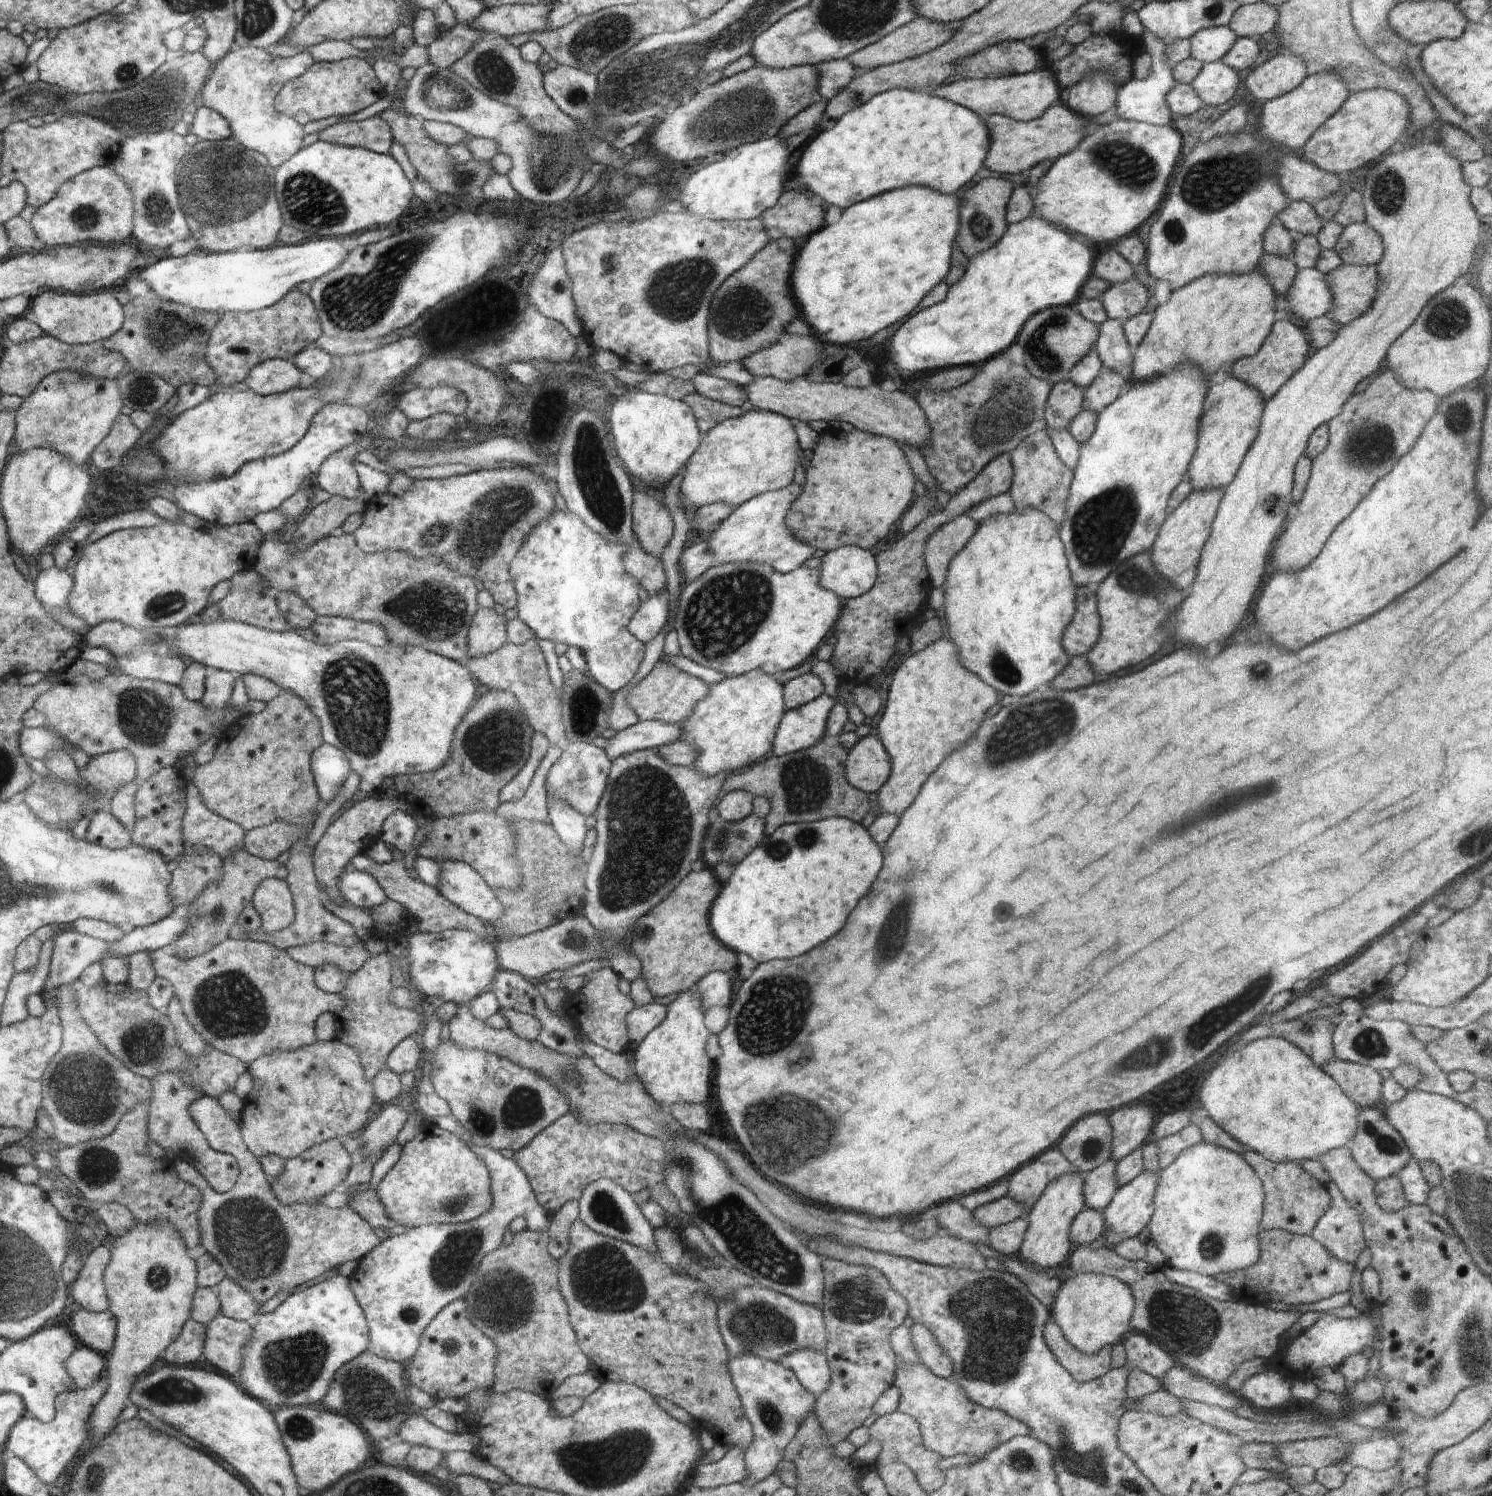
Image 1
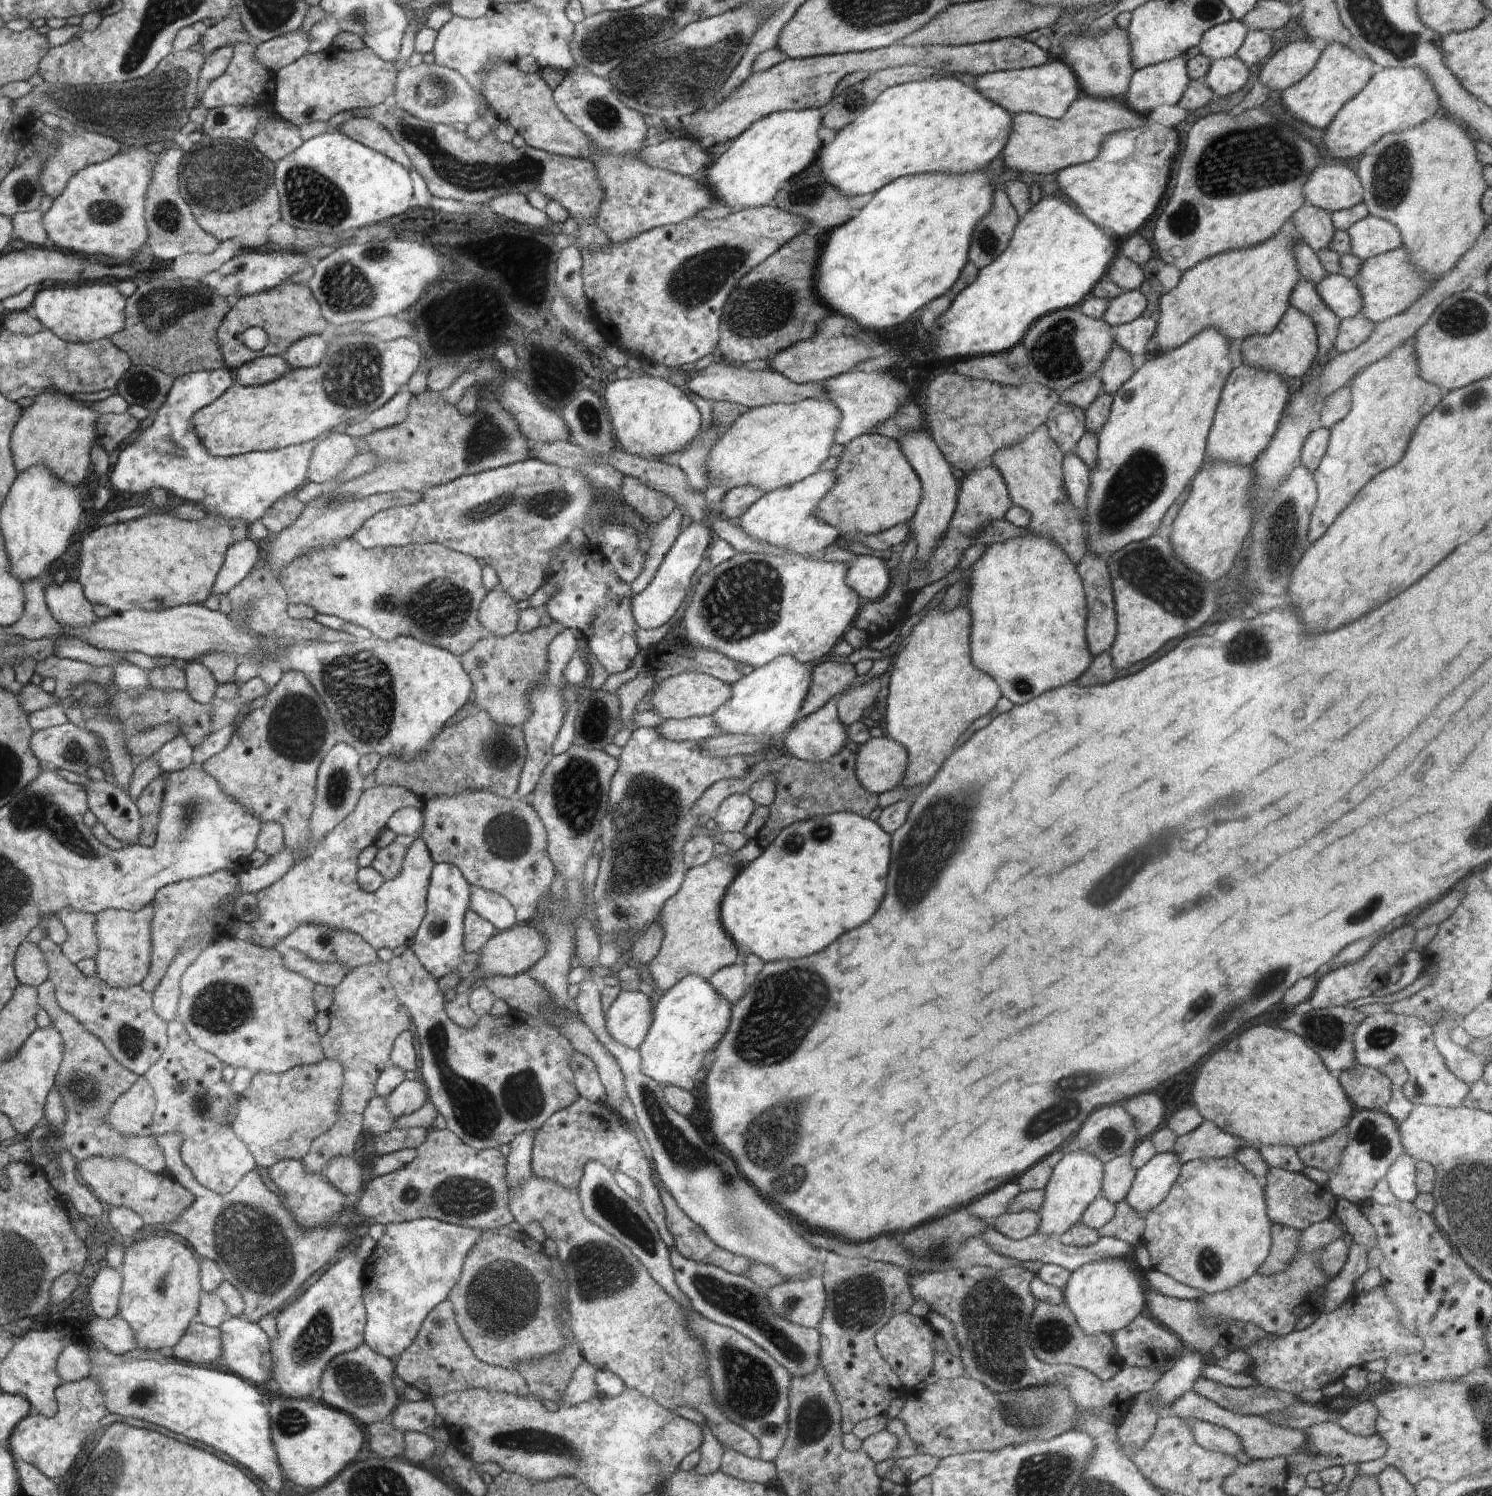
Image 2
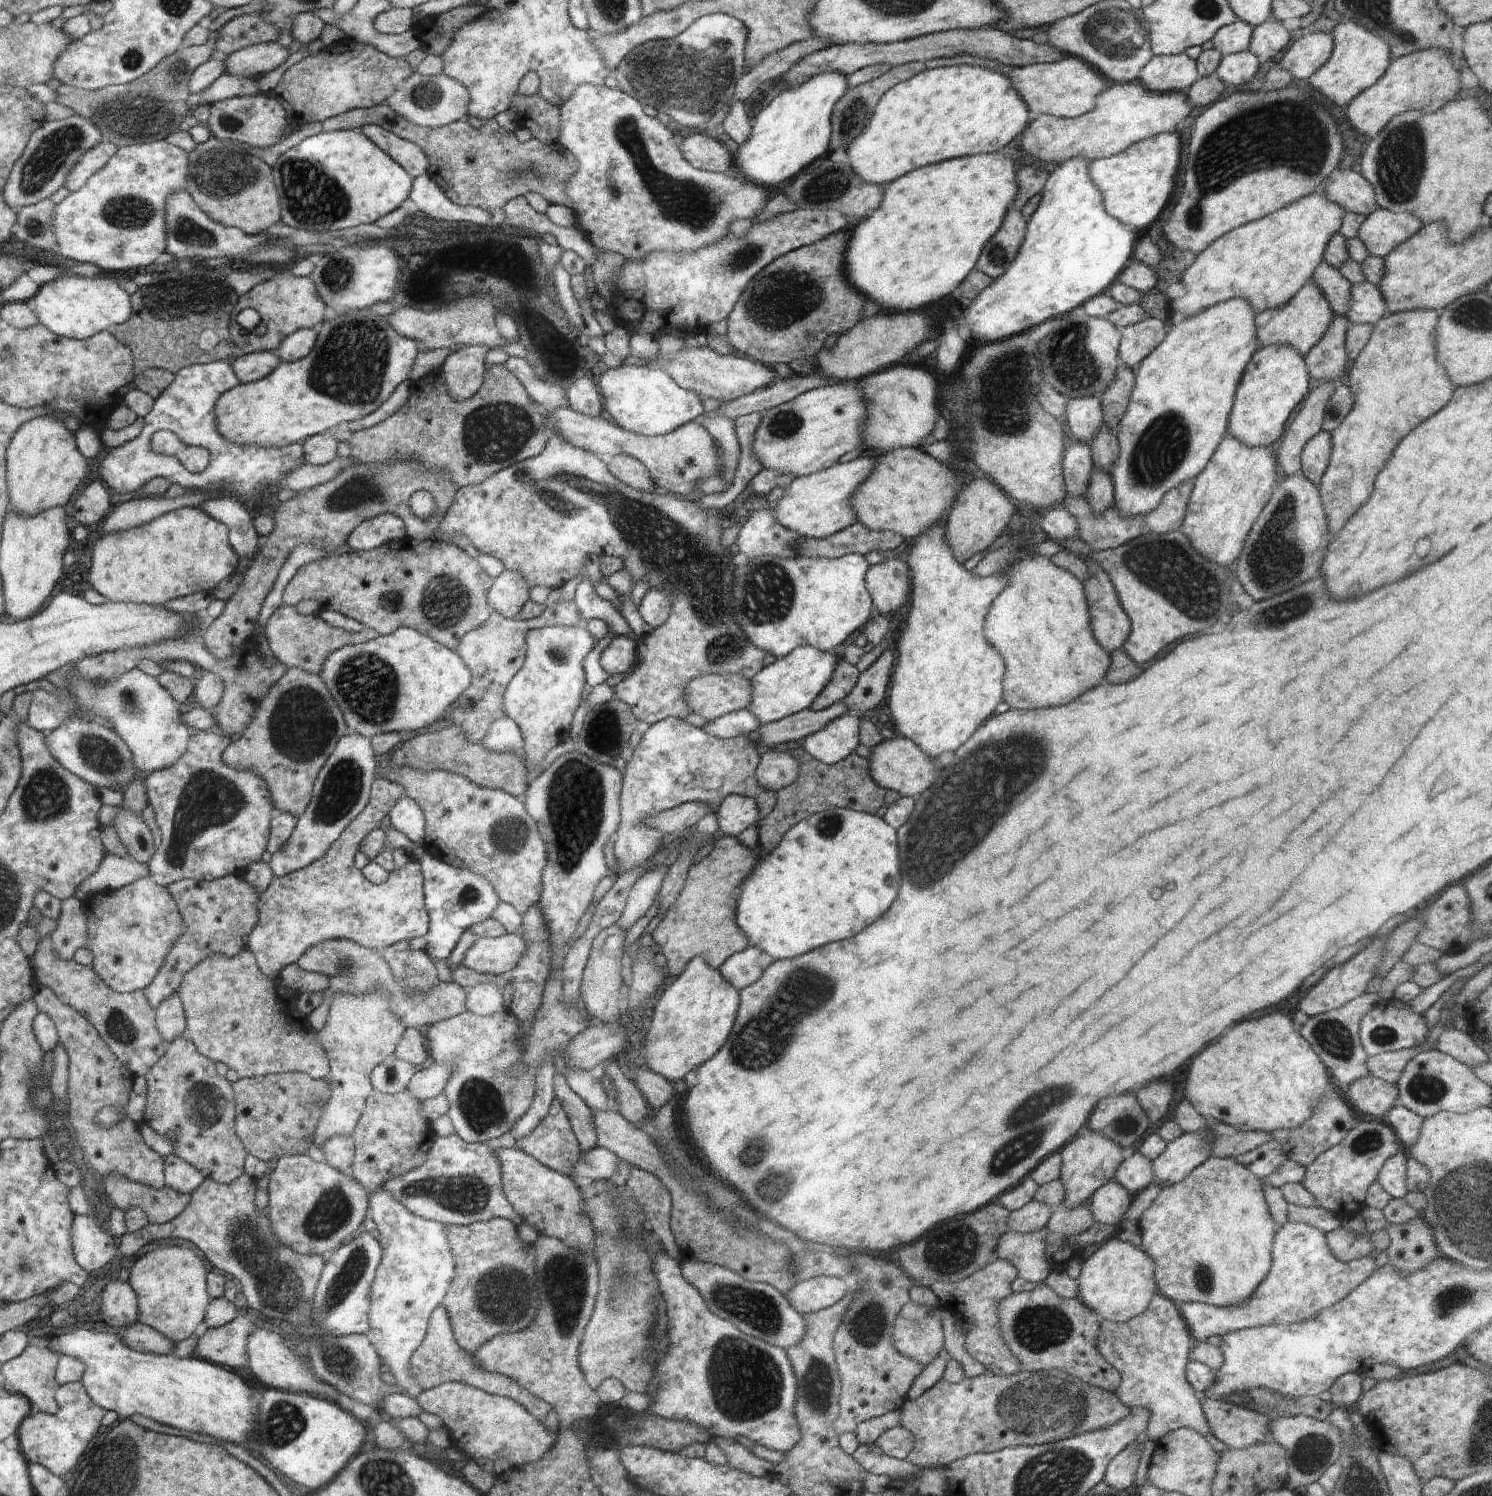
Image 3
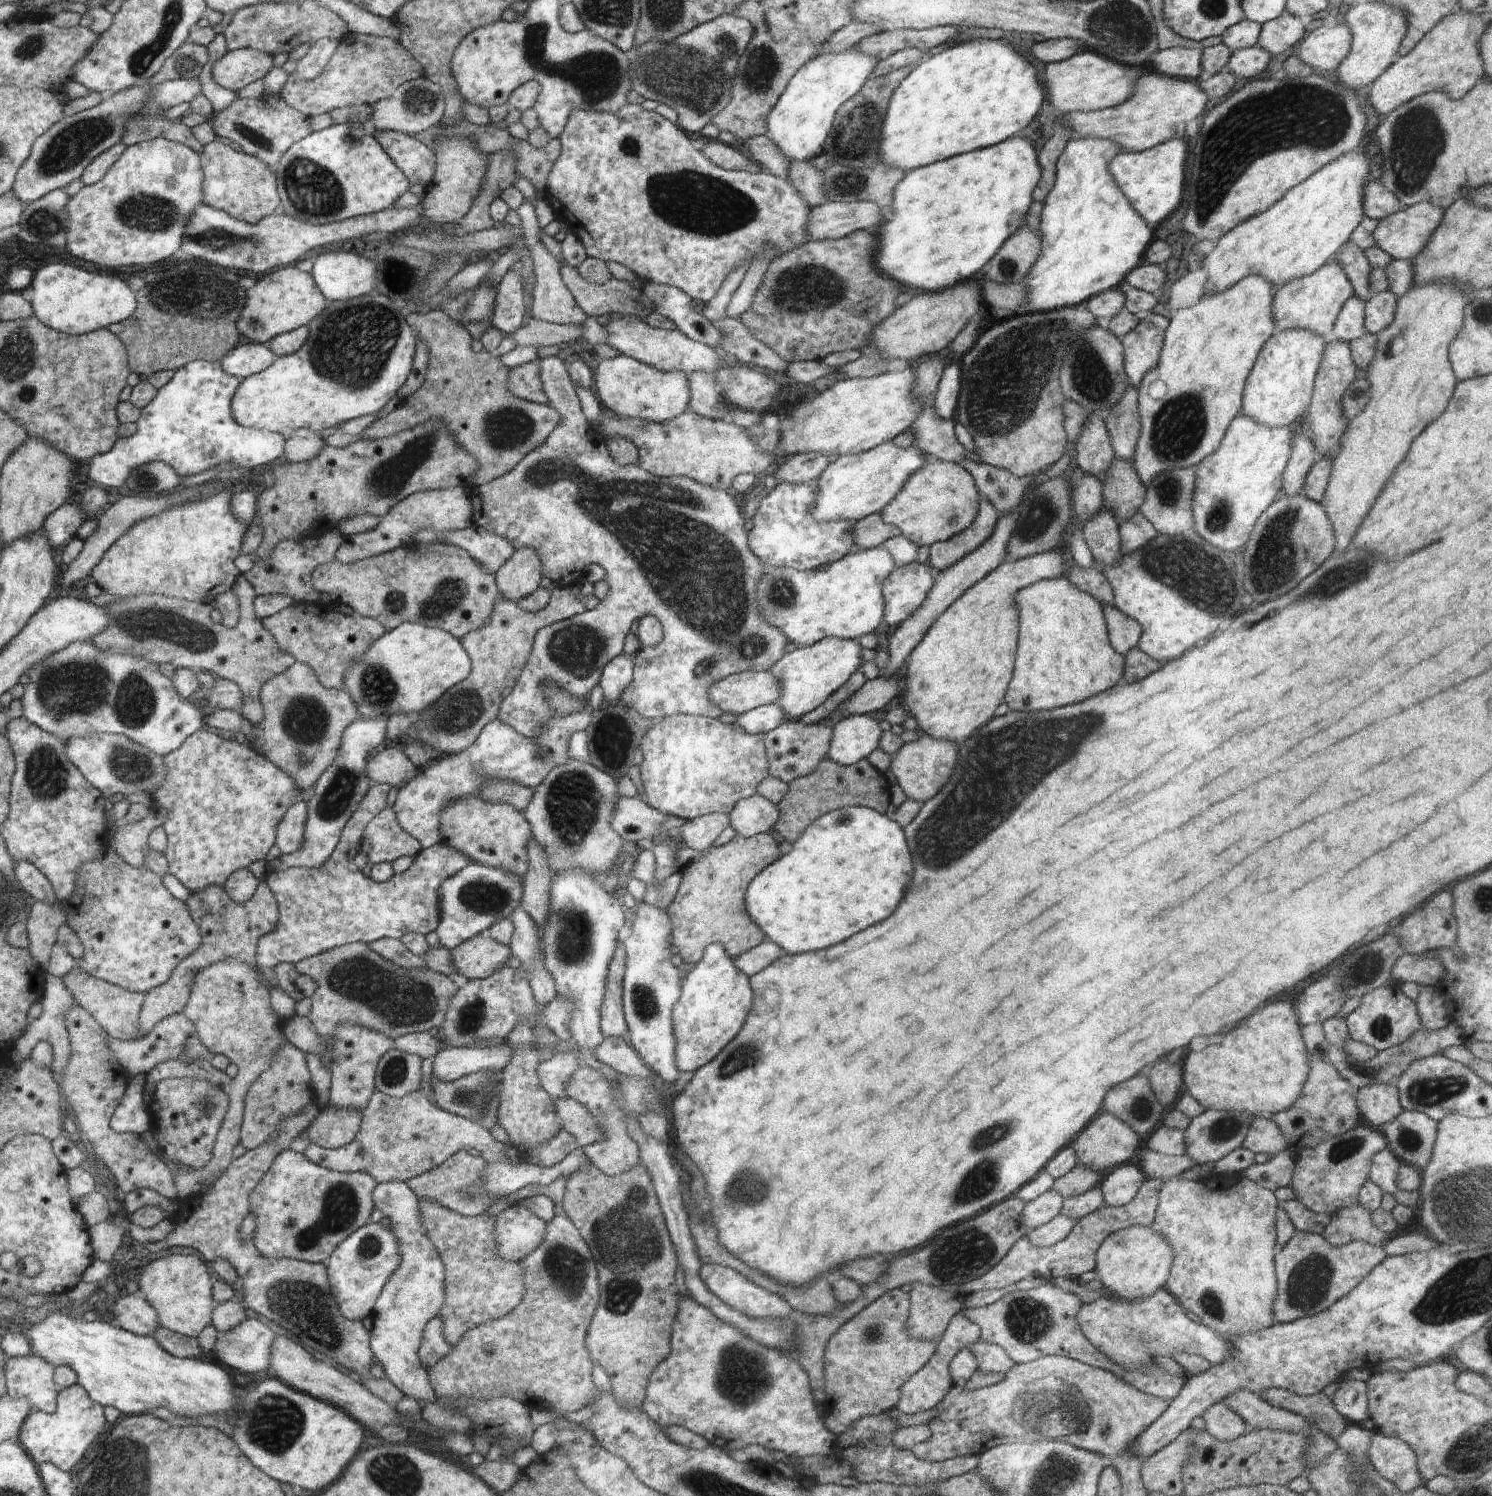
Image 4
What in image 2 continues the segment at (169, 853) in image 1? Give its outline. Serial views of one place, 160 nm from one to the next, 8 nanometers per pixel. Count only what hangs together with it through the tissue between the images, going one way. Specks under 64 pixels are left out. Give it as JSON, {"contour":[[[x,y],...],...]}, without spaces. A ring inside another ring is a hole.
{"contour":[[[163,772],[135,800],[141,816],[141,831],[137,844],[150,848],[156,845],[161,810],[164,810],[165,794],[168,794],[167,773]]]}

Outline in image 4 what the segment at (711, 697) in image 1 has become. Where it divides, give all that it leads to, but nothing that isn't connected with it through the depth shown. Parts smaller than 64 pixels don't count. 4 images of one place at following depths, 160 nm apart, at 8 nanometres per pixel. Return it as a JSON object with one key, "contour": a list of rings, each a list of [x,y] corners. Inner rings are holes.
{"contour":[[[826,637],[812,646],[784,653],[782,660],[772,665],[768,672],[781,682],[778,706],[784,711],[786,719],[800,720],[822,705],[839,686],[846,684],[862,664],[859,640]]]}

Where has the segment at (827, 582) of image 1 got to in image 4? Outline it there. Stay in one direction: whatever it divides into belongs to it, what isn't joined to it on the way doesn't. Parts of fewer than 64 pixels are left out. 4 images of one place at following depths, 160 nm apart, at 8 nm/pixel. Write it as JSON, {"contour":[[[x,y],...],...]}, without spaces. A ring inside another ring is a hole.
{"contour":[[[919,561],[892,570],[881,588],[885,604],[884,622],[888,626],[898,626],[908,618],[924,602],[935,575],[928,563]]]}

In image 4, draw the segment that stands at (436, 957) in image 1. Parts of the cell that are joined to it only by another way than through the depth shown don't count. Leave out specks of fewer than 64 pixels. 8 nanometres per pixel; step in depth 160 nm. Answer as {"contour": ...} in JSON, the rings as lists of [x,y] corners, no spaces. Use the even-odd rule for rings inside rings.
{"contour":[[[468,863],[458,873],[448,877],[439,888],[439,926],[435,930],[439,946],[453,951],[478,934],[490,929],[496,921],[510,916],[521,904],[523,891],[518,877],[502,869]]]}

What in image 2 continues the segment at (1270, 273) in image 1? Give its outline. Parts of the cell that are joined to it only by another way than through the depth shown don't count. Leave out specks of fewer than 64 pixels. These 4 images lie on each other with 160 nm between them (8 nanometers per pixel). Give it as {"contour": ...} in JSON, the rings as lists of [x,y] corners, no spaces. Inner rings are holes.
{"contour":[[[1300,278],[1290,293],[1289,304],[1313,320],[1317,332],[1318,352],[1320,356],[1324,356],[1326,353],[1331,354],[1329,350],[1333,348],[1337,328],[1341,320],[1324,304],[1314,284],[1306,279]]]}

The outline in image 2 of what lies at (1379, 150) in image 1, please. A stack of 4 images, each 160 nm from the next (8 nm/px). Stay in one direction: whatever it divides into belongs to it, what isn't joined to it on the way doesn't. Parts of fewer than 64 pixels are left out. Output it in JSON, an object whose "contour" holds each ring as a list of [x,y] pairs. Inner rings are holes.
{"contour":[[[1421,67],[1380,70],[1369,78],[1366,86],[1336,113],[1324,129],[1324,150],[1337,160],[1350,160],[1366,152],[1379,138],[1388,133],[1410,130],[1430,120],[1441,104],[1433,84]]]}

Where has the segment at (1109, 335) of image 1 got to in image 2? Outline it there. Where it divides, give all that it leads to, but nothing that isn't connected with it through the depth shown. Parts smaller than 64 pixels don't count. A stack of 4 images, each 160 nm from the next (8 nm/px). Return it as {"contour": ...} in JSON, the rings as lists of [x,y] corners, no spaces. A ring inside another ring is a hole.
{"contour":[[[1112,343],[1107,357],[1098,370],[1103,382],[1102,390],[1114,396],[1120,386],[1137,370],[1137,365],[1138,361],[1129,352],[1119,344]]]}

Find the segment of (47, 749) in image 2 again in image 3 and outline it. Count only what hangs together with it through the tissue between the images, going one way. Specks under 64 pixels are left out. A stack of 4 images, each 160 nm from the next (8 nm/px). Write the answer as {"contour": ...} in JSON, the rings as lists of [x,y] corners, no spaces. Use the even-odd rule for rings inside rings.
{"contour":[[[70,717],[45,737],[55,759],[72,774],[93,783],[95,787],[110,787],[112,784],[128,786],[136,777],[148,774],[137,770],[127,743],[116,734],[116,731],[96,721],[84,717]]]}

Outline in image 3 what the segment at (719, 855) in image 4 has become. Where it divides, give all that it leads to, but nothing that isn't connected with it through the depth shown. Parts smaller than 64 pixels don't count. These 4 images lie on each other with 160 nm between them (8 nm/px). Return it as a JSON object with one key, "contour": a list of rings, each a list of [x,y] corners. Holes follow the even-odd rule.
{"contour":[[[724,836],[715,842],[707,857],[691,865],[675,905],[651,932],[654,944],[666,957],[665,968],[670,975],[680,976],[696,957],[703,957],[713,969],[720,968],[728,957],[750,946],[747,935],[735,921],[735,906],[740,884],[760,860],[759,852],[752,852],[736,837]]]}

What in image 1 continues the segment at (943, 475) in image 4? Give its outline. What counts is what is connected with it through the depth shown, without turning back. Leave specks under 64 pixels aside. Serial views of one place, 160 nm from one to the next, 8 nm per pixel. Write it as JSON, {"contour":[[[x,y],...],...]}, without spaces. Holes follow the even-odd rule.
{"contour":[[[826,427],[819,434],[818,444],[814,446],[813,459],[805,470],[801,491],[787,510],[787,529],[795,539],[815,550],[830,552],[846,545],[870,549],[888,534],[892,523],[912,504],[915,498],[915,480],[900,444],[893,438],[875,435],[856,427],[850,432]]]}

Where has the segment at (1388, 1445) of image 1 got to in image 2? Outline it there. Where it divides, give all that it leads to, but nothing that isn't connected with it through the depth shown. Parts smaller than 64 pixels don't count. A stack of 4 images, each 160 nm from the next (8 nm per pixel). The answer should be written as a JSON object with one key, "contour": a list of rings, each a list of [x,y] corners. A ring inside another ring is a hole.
{"contour":[[[1335,1422],[1317,1423],[1304,1430],[1307,1434],[1305,1446],[1289,1460],[1305,1478],[1309,1472],[1320,1472],[1328,1467],[1343,1467],[1350,1463],[1359,1465],[1381,1459],[1388,1450],[1387,1442],[1376,1432],[1370,1436],[1352,1434]]]}

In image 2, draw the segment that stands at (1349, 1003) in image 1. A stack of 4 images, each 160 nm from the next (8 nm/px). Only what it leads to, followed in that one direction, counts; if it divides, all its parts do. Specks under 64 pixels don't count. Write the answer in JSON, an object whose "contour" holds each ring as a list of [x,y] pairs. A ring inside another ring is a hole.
{"contour":[[[1392,1011],[1364,1017],[1352,1037],[1355,1062],[1362,1066],[1384,1069],[1388,1063],[1400,1062],[1408,1073],[1402,1092],[1412,1105],[1456,1108],[1463,1104],[1470,1085],[1448,1070],[1436,1048],[1431,1026],[1422,1019]]]}

